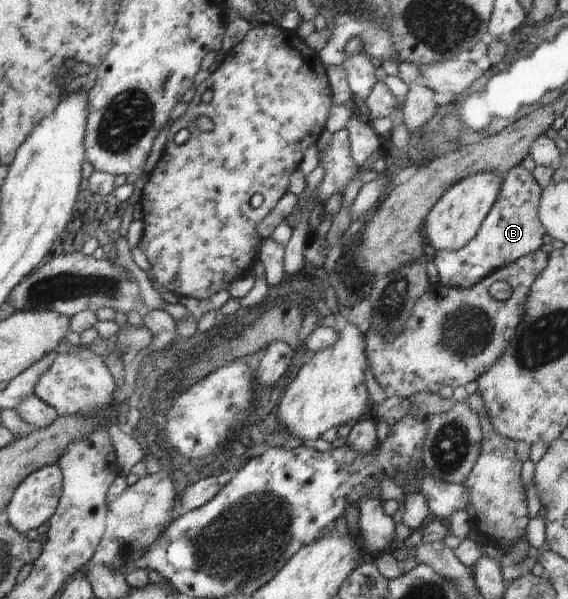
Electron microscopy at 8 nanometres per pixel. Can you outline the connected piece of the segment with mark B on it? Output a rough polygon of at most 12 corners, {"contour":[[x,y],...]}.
{"contour":[[522,164],[476,237],[437,253],[442,285],[472,287],[542,247],[542,188]]}

